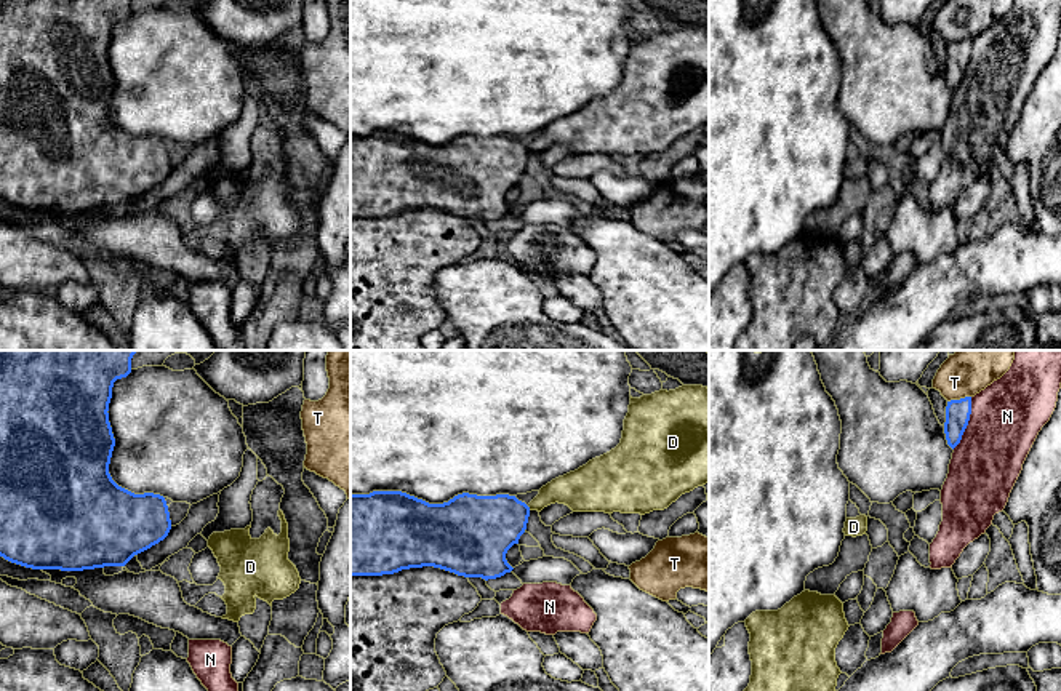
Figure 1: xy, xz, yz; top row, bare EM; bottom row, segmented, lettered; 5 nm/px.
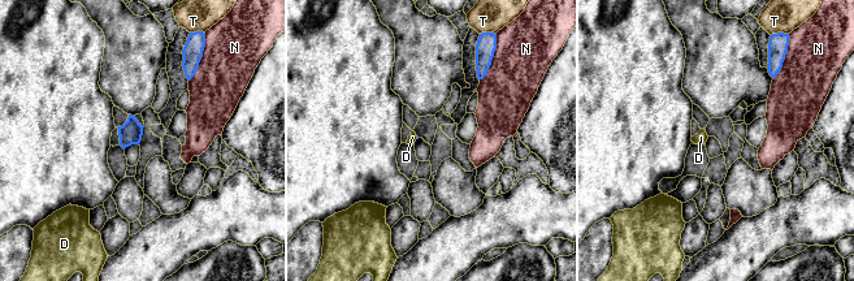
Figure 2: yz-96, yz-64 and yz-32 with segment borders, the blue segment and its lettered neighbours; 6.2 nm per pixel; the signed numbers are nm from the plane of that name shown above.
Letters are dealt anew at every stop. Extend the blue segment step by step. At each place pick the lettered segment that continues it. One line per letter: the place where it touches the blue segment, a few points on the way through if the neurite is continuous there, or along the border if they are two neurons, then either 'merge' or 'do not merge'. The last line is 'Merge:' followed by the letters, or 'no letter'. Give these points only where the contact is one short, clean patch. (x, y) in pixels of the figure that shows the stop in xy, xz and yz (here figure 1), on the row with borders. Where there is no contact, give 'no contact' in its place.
D: meets blue in xz at (528, 507); border along xz (527, 506), (530, 509); do not merge
N: meets blue in yz at (967, 423); do not merge
T: meets blue in yz at (960, 399); do not merge
Merge: no letter

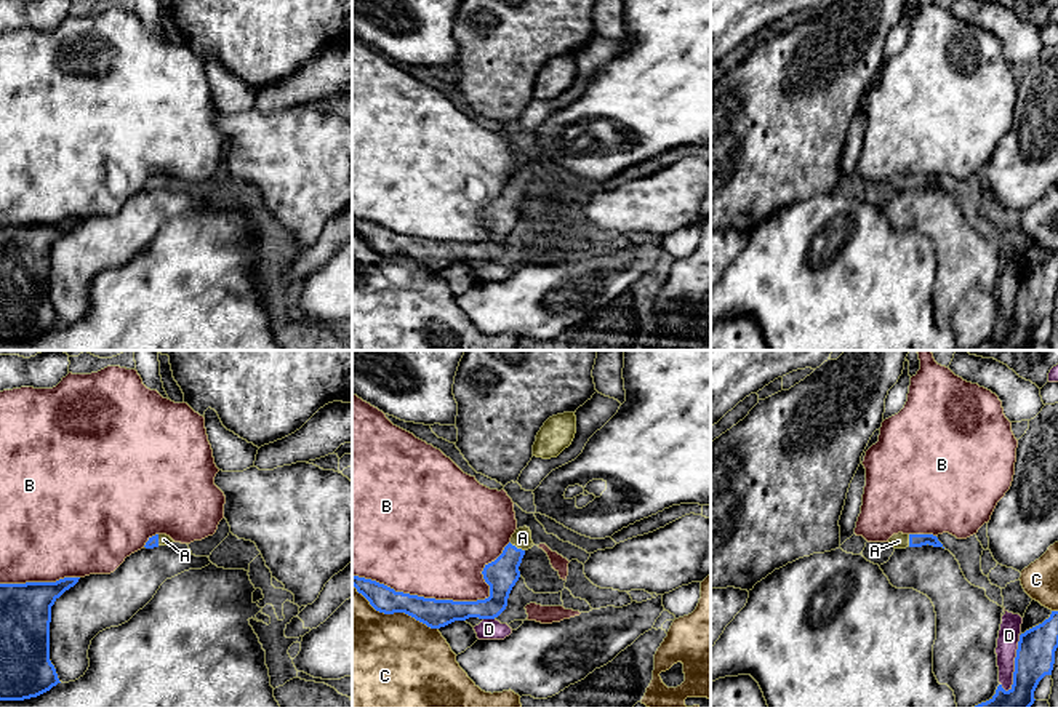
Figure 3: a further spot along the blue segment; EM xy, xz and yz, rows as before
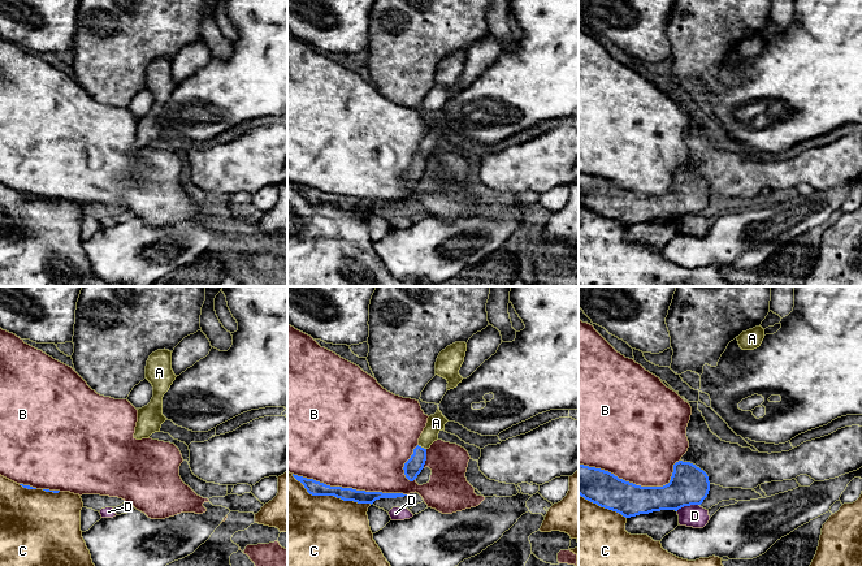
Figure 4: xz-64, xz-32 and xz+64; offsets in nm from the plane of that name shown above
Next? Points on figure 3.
A: meets blue in xz at (516, 547); runs through xz (501, 575), (516, 547), (522, 538); merge
B: meets blue in xz at (448, 600); do not merge
C: meets blue in xz at (394, 611); do not merge
D: meets blue in yz at (1015, 664); do not merge
Merge: A

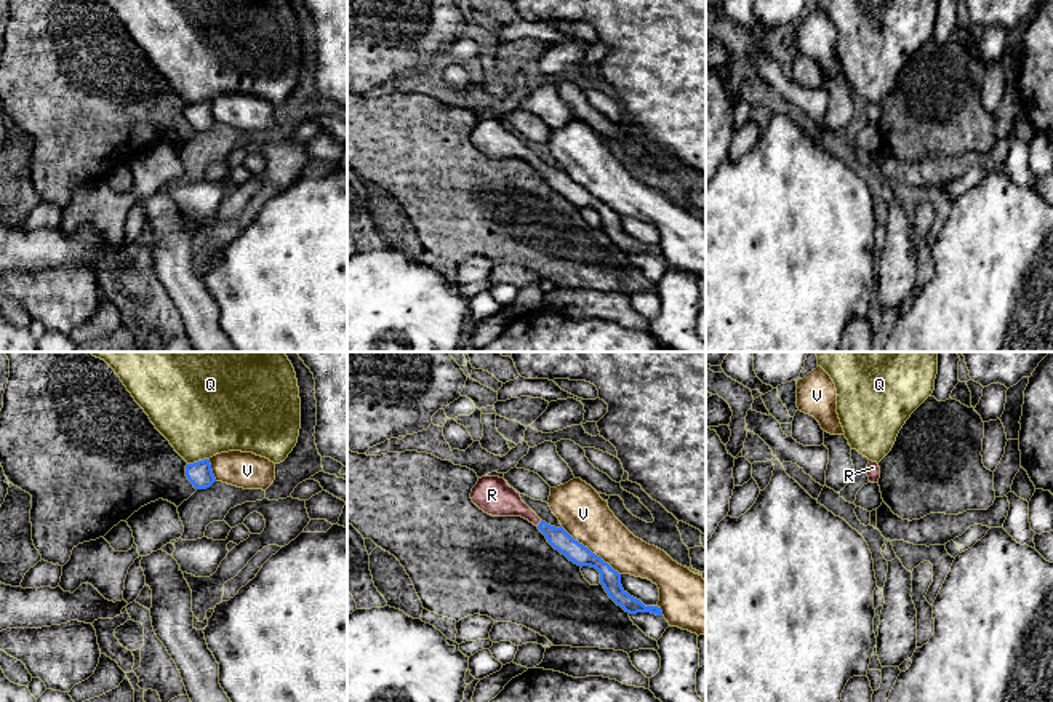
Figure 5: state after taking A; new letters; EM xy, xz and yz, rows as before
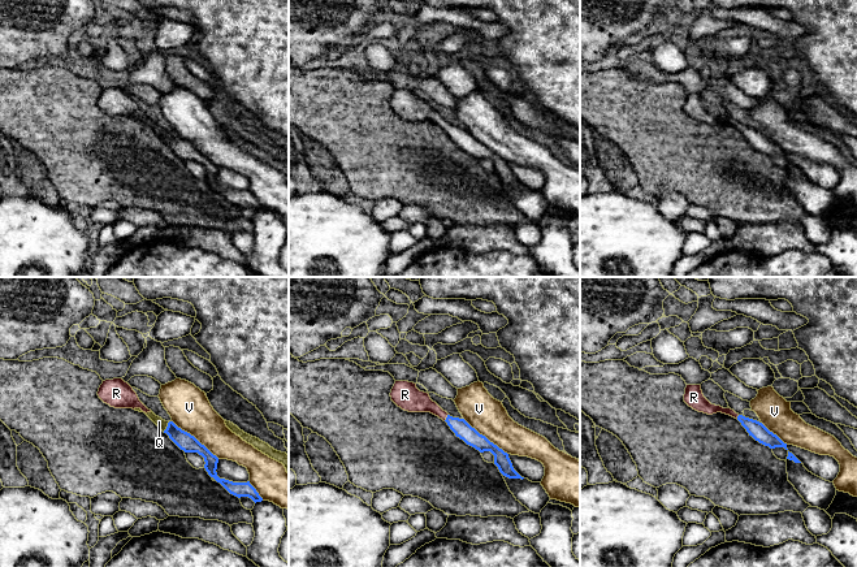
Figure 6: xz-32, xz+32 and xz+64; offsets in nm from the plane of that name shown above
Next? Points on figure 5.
Q: meets blue in xy at (199, 461); do not merge
R: meets blue in xz at (540, 523); runs through xz (557, 538), (540, 523), (524, 510), (498, 499); merge
V: meets blue in xz at (589, 550); do not merge
Merge: R

